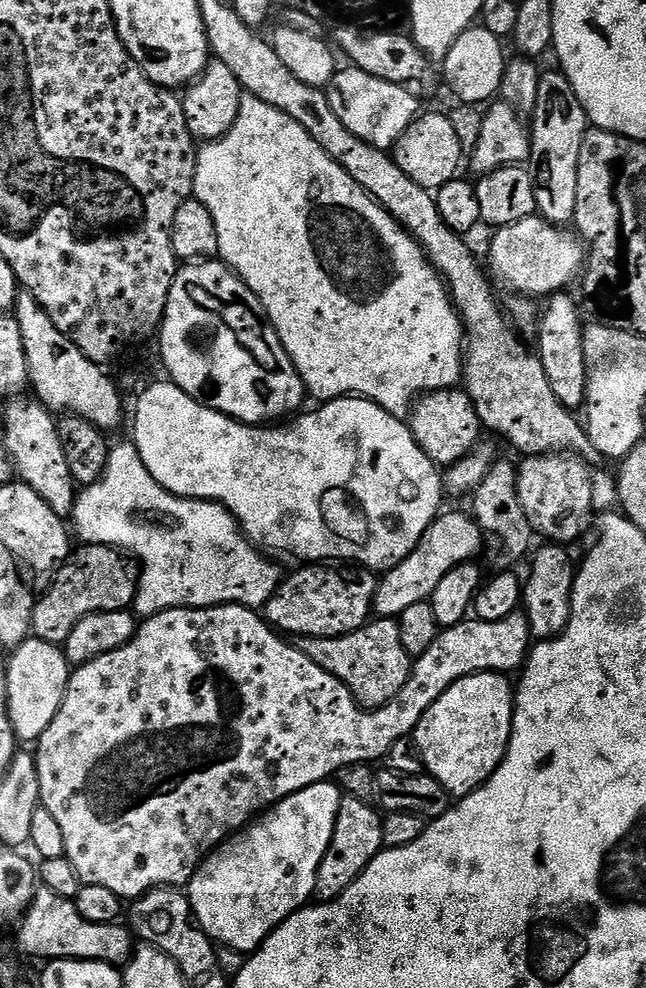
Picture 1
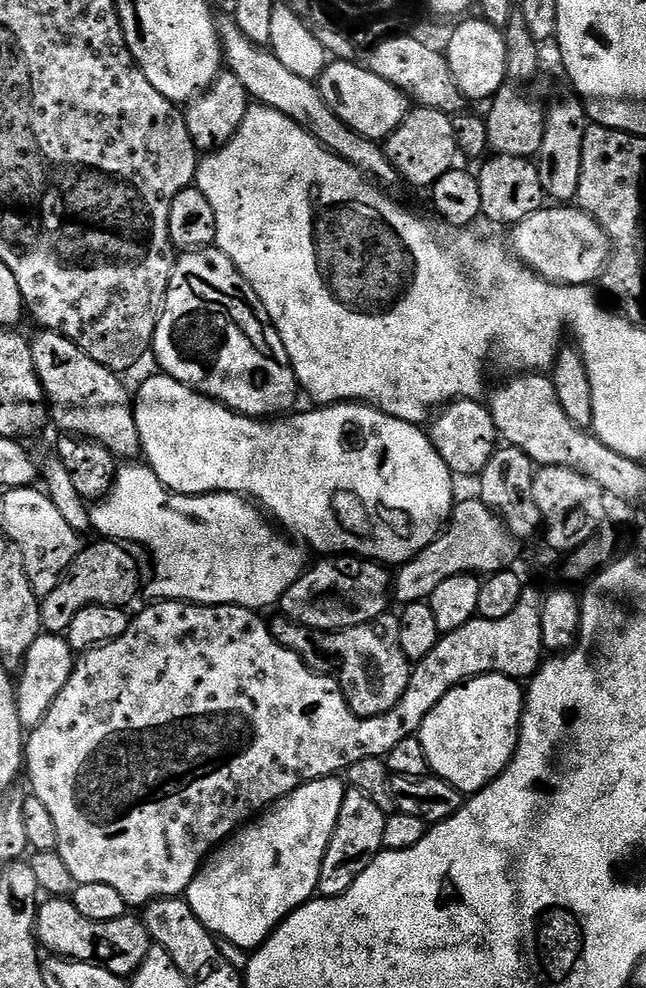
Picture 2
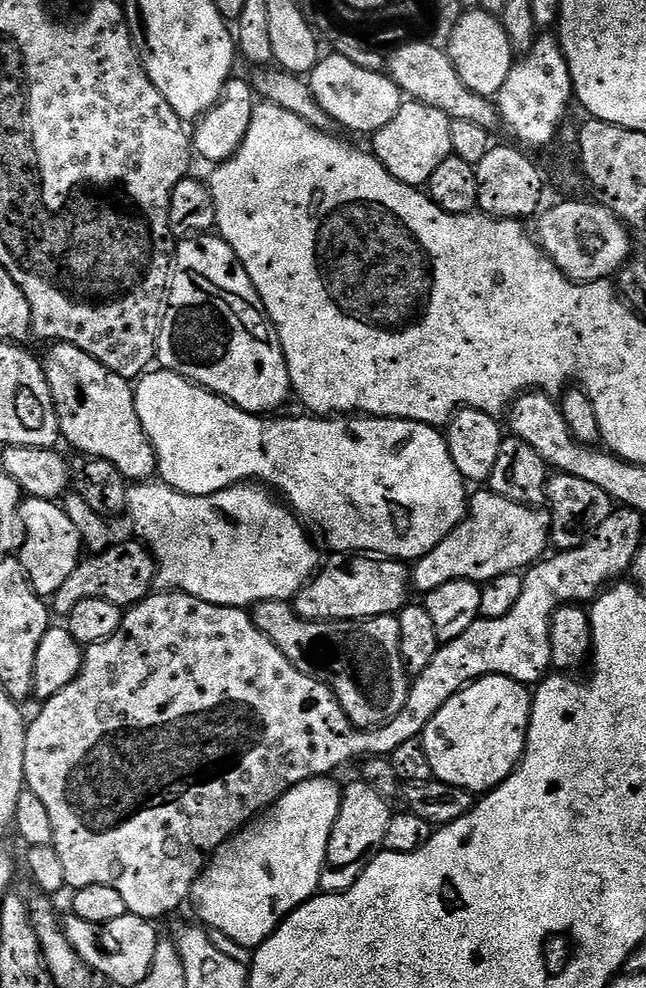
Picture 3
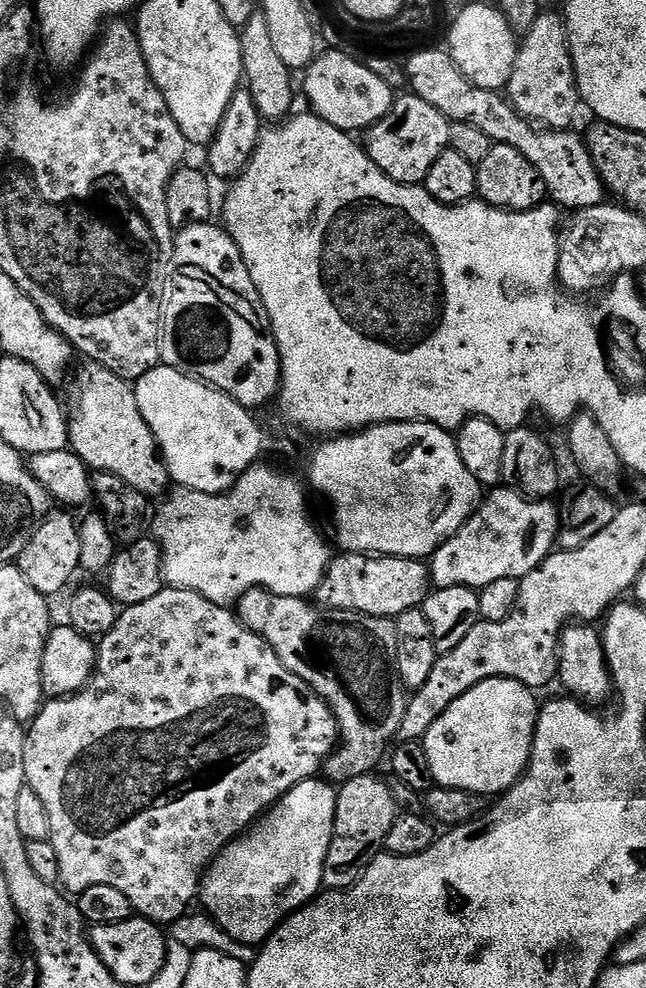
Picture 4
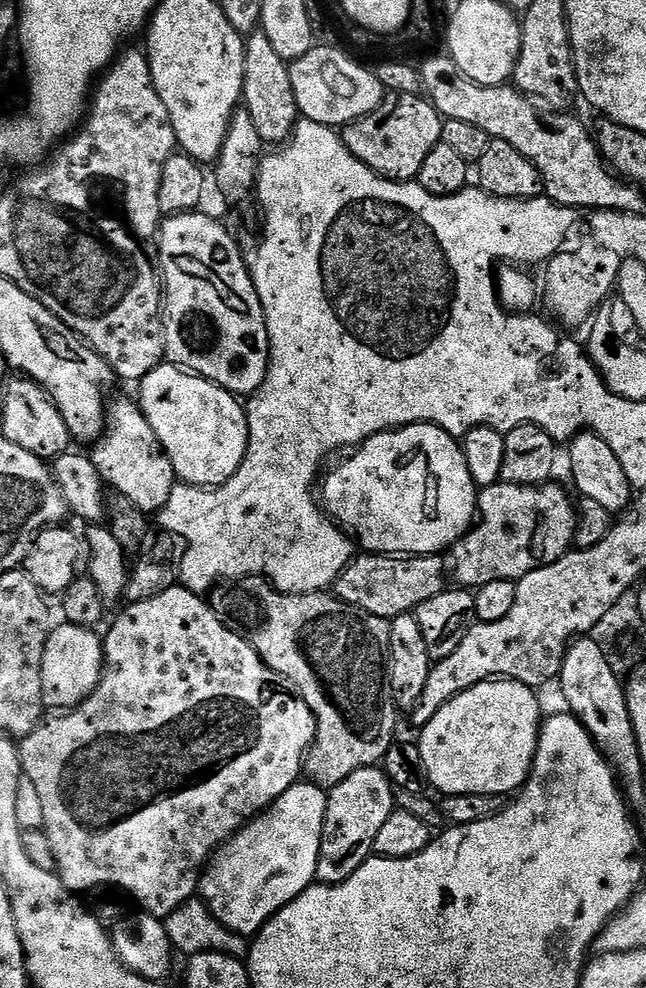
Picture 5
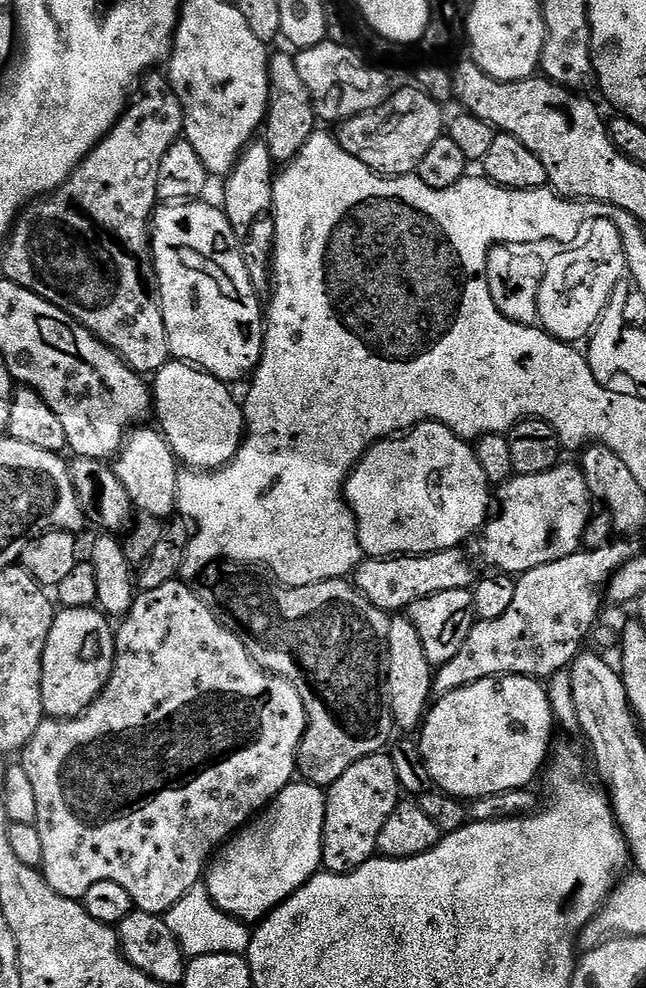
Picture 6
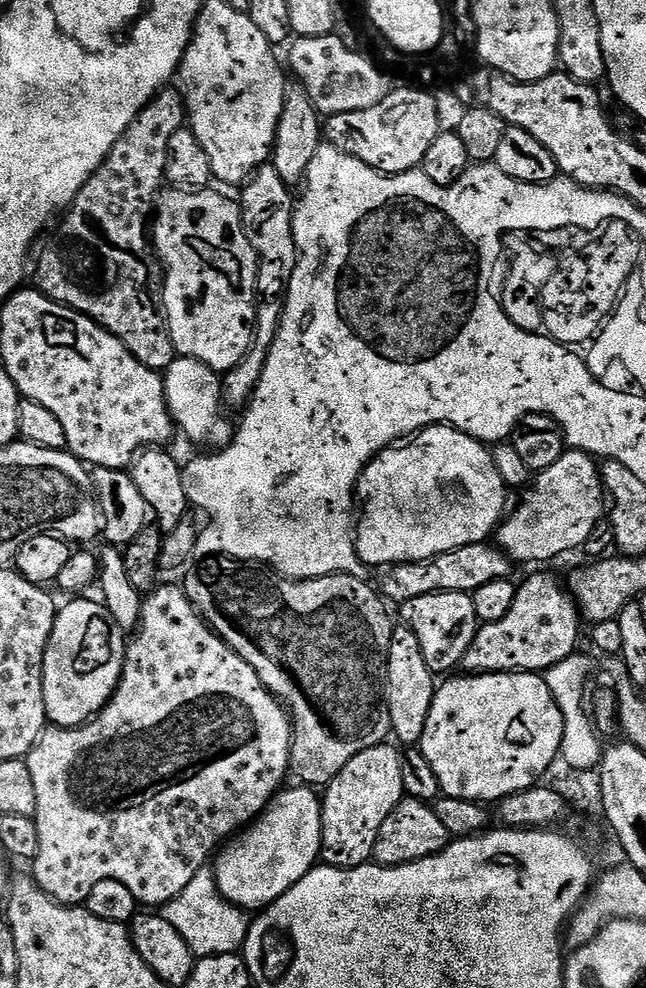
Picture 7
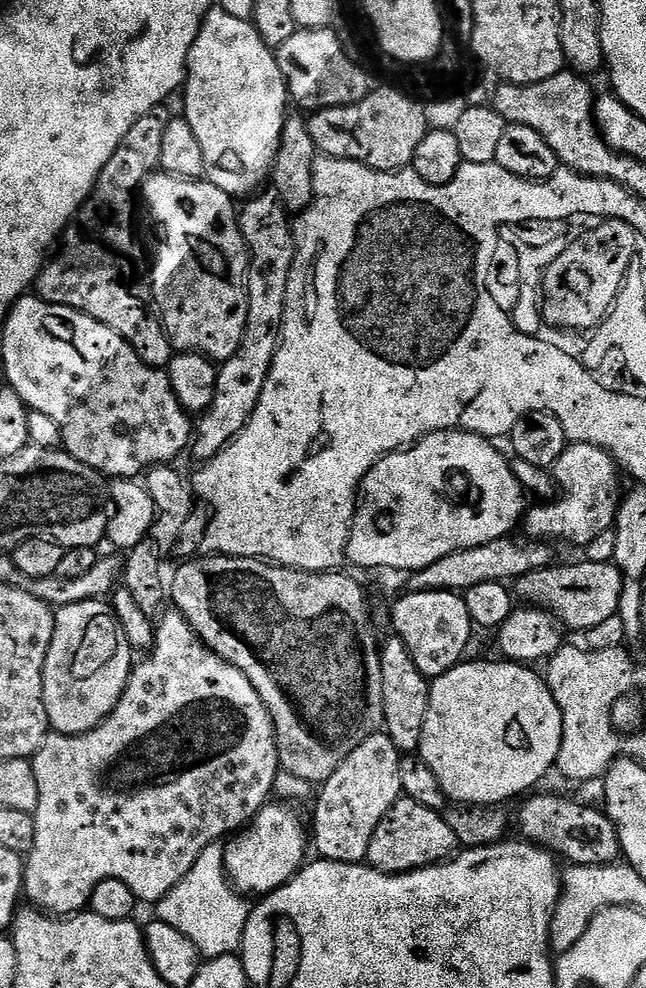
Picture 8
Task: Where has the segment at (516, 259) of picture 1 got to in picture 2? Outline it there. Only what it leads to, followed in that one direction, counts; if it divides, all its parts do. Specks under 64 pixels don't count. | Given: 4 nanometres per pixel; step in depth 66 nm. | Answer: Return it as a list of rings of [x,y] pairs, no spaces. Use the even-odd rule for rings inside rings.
[[[570,204],[542,207],[513,225],[511,232],[513,255],[544,280],[555,284],[574,286],[595,283],[611,252],[609,238],[597,220]]]

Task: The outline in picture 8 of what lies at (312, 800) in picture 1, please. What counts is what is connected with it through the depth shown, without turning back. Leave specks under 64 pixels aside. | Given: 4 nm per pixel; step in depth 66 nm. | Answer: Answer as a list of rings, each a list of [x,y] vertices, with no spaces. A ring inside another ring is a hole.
[[[269,802],[260,809],[251,824],[227,841],[224,869],[227,870],[229,881],[237,892],[273,892],[275,888],[281,888],[288,883],[304,867],[304,855],[310,852],[310,836],[306,831],[306,824],[300,821],[295,810],[295,807],[284,802]]]

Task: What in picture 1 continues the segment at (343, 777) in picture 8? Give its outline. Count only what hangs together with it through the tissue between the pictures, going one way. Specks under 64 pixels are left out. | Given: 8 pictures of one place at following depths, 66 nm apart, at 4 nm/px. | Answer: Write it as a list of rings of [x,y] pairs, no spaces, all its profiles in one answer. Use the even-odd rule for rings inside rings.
[[[345,795],[341,799],[332,835],[332,845],[329,846],[328,853],[318,866],[314,893],[317,901],[333,900],[341,896],[364,873],[366,866],[370,866],[372,859],[384,848],[382,842],[384,821],[381,813],[375,807],[372,809],[372,806],[369,801],[359,800],[350,795]]]

